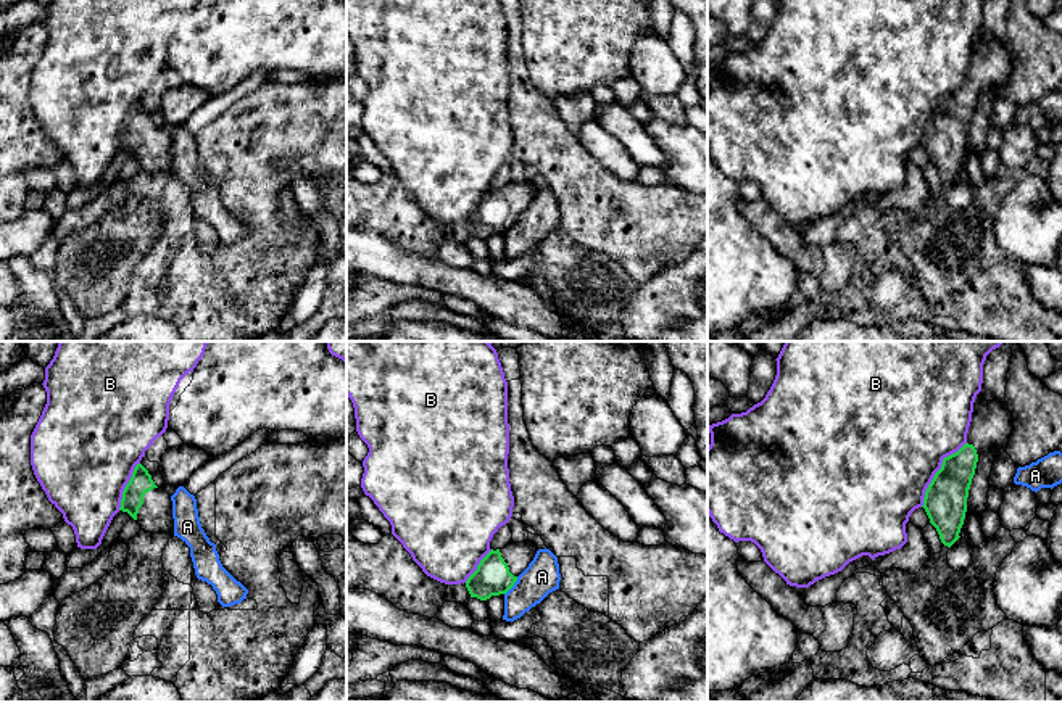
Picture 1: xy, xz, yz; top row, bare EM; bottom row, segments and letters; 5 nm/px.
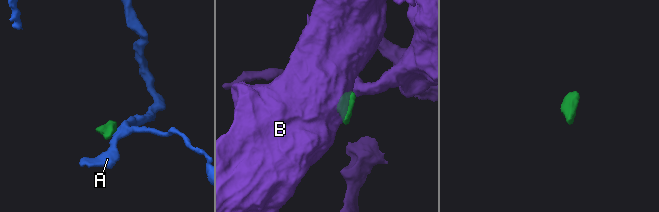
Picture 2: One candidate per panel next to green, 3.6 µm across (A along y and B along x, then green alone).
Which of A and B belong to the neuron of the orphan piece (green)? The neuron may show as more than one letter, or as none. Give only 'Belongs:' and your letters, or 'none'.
Belongs: none

